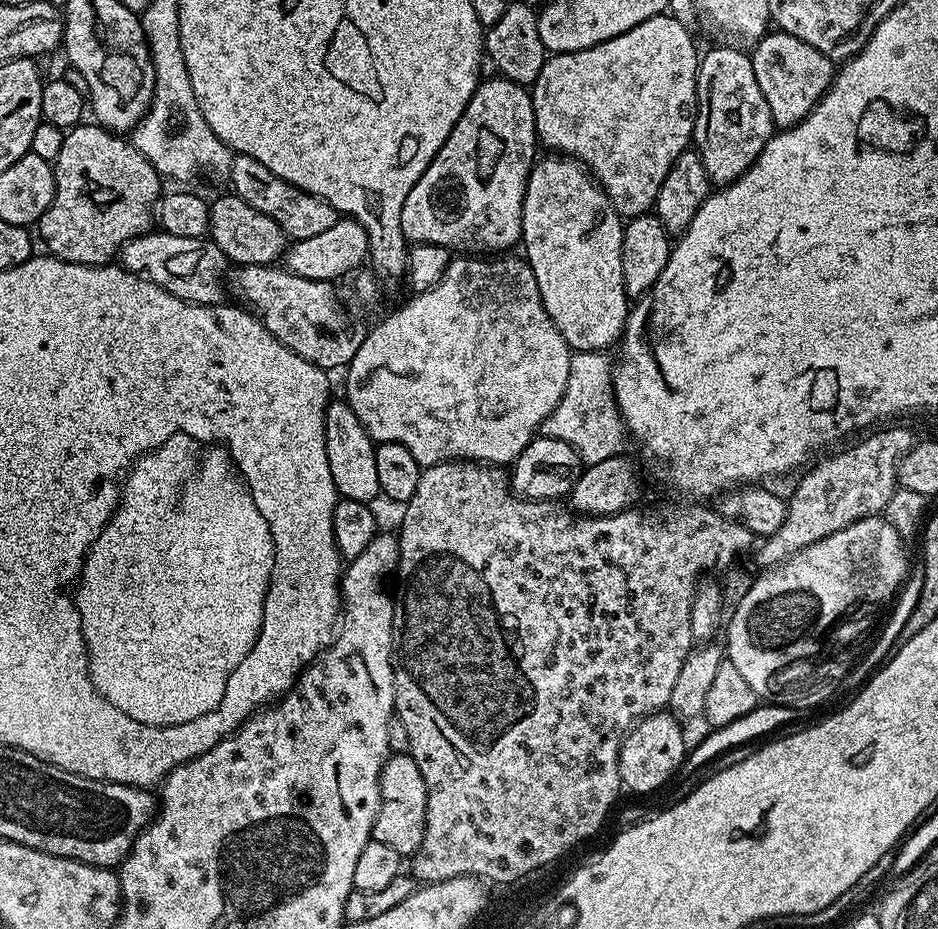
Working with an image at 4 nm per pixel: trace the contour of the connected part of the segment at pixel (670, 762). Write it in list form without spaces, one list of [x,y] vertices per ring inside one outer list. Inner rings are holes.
[[[661,710],[644,717],[624,738],[620,747],[620,783],[632,792],[652,792],[672,775],[677,775],[684,761],[684,732],[681,721],[671,711]]]

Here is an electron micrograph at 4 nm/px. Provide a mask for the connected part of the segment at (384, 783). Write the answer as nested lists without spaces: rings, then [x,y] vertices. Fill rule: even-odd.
[[[389,755],[380,771],[380,809],[374,818],[372,839],[396,850],[402,858],[424,847],[424,823],[426,822],[426,782],[422,782],[422,770],[410,755]]]

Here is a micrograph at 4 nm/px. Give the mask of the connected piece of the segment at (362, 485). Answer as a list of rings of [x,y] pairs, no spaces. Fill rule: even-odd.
[[[333,399],[324,411],[326,462],[330,466],[330,478],[334,478],[336,491],[343,499],[366,504],[375,501],[375,496],[381,495],[378,469],[374,463],[376,444],[362,422],[358,422],[358,414],[350,410],[347,399],[339,399]]]

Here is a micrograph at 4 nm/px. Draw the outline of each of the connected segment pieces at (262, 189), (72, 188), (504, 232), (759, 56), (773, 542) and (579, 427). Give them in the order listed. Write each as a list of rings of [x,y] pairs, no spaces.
[[[233,155],[232,168],[228,171],[227,179],[232,180],[231,191],[238,198],[250,202],[250,206],[254,206],[254,210],[262,210],[262,214],[274,218],[274,222],[278,222],[278,226],[282,226],[289,241],[323,234],[325,230],[330,230],[330,226],[334,226],[334,222],[338,218],[338,213],[334,210],[334,206],[330,206],[330,202],[278,178],[278,174],[274,174],[274,170],[266,170],[266,166],[262,166],[262,162],[249,156]]]
[[[81,122],[65,131],[62,151],[54,162],[56,193],[50,206],[38,221],[40,236],[51,255],[68,264],[94,264],[104,266],[119,253],[122,245],[149,231],[154,224],[156,201],[162,195],[162,177],[146,162],[142,153],[132,145],[131,139],[109,132],[95,122]]]
[[[503,78],[481,79],[450,138],[418,178],[402,206],[404,239],[417,244],[437,244],[456,254],[504,254],[521,243],[522,210],[528,175],[538,159],[538,137],[532,93],[523,84]]]
[[[779,30],[769,31],[757,40],[750,52],[754,66],[754,78],[762,89],[762,98],[770,106],[773,125],[777,129],[789,128],[806,118],[813,106],[818,103],[824,92],[832,84],[834,62],[826,58],[814,46],[806,46],[802,38]]]
[[[887,428],[868,434],[873,436],[865,435],[860,438],[865,440],[845,452],[833,451],[828,454],[833,456],[825,455],[821,464],[813,463],[803,473],[805,476],[797,482],[792,496],[787,497],[788,513],[784,523],[766,537],[760,549],[755,549],[757,569],[775,568],[789,556],[798,554],[798,550],[806,550],[806,546],[814,546],[814,542],[862,518],[883,513],[898,487],[896,471],[900,460],[918,442],[918,436],[908,428]]]
[[[586,351],[575,352],[571,358],[570,378],[560,404],[547,416],[540,426],[539,433],[558,438],[574,446],[585,465],[596,465],[606,458],[619,455],[627,441],[628,431],[617,408],[613,393],[612,365],[609,353]]]

